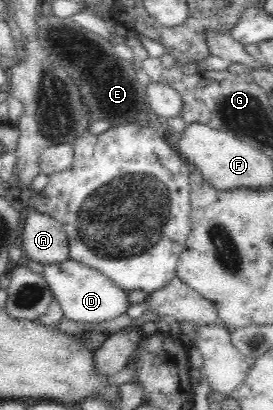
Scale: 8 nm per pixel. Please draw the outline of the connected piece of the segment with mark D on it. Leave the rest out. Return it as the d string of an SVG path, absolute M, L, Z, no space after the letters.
M74 259L49 265L43 264L43 268L41 275L46 279L47 286L50 287L54 300L58 301L66 319L98 324L126 313L130 303L125 291L115 286L106 275L98 270Z

